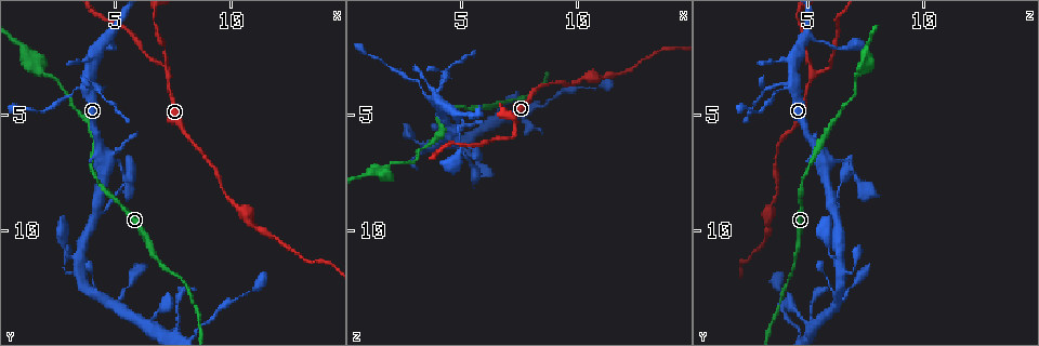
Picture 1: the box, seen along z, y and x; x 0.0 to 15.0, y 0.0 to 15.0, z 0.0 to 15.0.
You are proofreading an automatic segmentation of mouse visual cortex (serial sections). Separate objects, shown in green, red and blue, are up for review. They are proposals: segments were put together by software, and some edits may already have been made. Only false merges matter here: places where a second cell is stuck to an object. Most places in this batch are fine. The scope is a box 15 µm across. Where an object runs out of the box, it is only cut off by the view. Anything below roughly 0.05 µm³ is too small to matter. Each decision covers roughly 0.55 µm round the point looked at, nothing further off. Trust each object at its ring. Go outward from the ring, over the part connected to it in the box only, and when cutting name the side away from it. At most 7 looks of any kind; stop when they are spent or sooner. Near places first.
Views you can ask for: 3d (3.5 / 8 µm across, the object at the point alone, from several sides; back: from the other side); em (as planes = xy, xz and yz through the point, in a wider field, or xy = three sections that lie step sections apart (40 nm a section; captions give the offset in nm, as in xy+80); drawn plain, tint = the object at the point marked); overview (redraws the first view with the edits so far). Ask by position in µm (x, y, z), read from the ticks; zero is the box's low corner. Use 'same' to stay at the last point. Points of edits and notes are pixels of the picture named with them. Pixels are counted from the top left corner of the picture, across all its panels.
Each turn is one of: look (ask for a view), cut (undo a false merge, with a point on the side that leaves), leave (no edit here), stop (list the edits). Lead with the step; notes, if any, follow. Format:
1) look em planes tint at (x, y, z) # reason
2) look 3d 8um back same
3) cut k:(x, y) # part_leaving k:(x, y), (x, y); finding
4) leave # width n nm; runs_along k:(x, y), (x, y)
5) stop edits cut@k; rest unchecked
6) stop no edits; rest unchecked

look 3d 3.5um at (5.2, 7.3, 6.9)

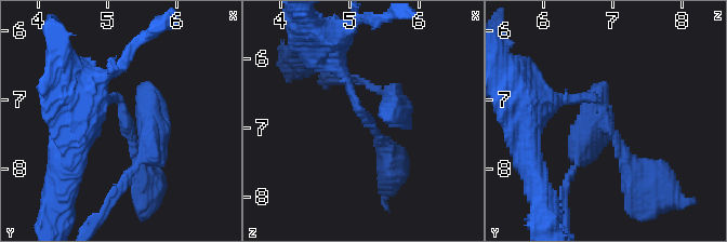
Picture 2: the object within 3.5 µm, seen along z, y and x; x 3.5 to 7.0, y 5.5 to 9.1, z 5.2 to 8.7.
look em planes tint at (5.25, 7.25, 6.85) # shape alone is not enough

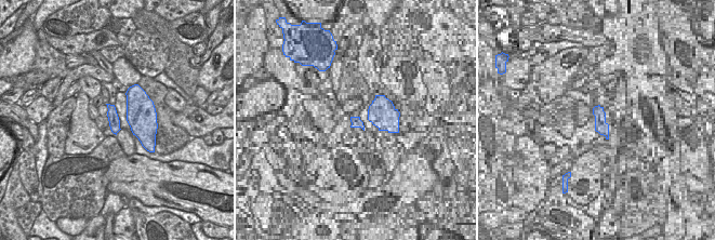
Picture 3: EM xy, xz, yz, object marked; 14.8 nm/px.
leave # runs_along 2:(553, 102), (594, 98), (638, 175); one cell here

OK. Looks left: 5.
look 3d 8um at (7.2, 3.3, 5.2)

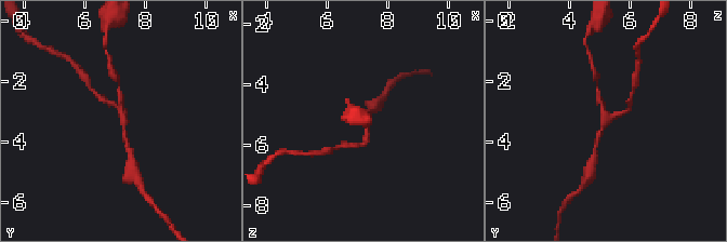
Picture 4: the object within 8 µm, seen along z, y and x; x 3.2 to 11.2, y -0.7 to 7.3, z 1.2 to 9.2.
look em xy step 3 tint at (7.3, 3.4, 5.2) # shape alone is not enough

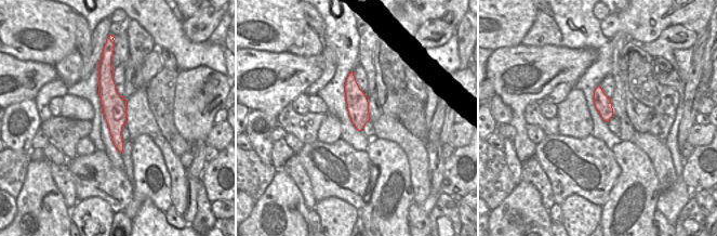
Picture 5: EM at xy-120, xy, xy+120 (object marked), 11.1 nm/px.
leave # arm_widths 150, 150, 200 nm; all the same cell

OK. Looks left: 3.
look 3d 3.5um at (3.3, 4.0, 3.8) # sudden change in width

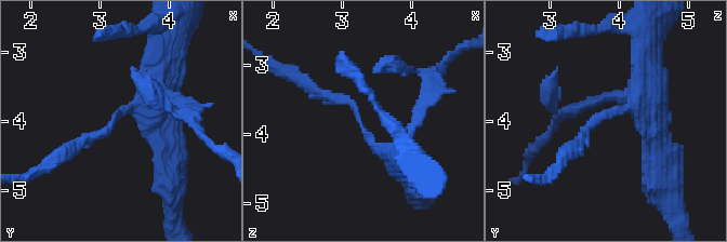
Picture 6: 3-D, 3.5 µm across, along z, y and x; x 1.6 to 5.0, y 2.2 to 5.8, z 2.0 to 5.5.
look em xy step 1 tint at (3.30, 3.85, 3.90) # arm_widths 150, 350 nm

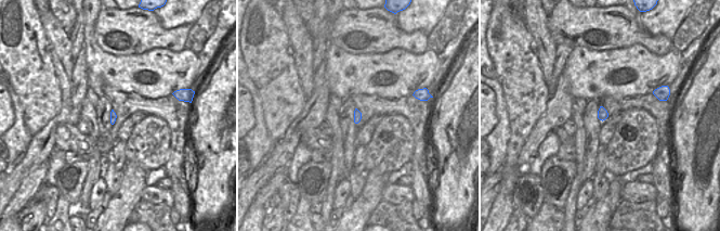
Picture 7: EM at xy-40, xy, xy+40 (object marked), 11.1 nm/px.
leave # width 100 nm; runs_along 6:(409, 172), (372, 144), (353, 105), (319, 94); all the same cell

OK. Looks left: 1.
stop no edits; rest unchecked

